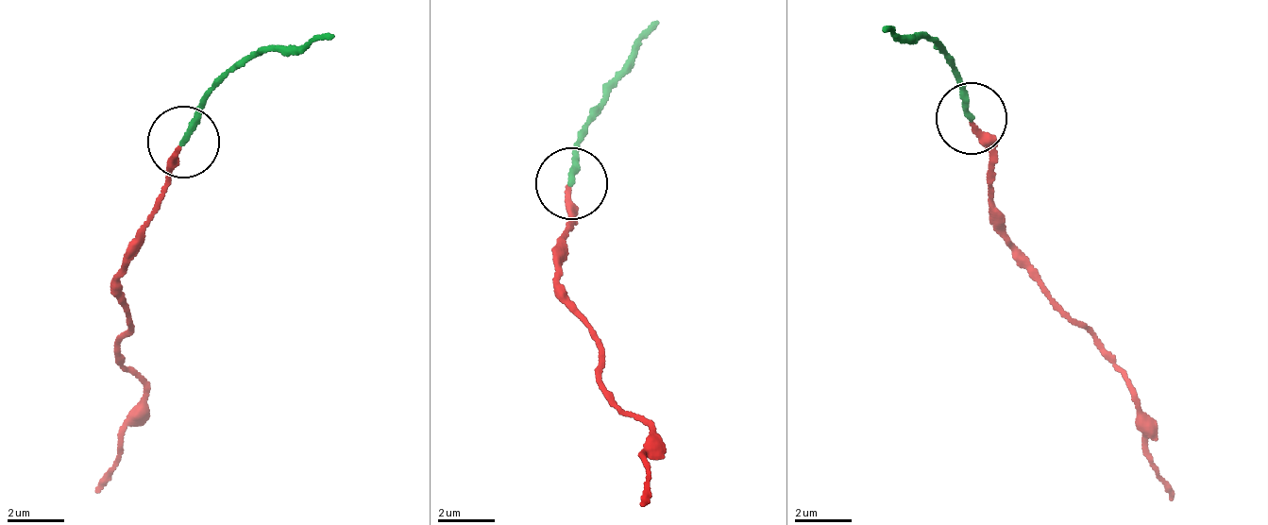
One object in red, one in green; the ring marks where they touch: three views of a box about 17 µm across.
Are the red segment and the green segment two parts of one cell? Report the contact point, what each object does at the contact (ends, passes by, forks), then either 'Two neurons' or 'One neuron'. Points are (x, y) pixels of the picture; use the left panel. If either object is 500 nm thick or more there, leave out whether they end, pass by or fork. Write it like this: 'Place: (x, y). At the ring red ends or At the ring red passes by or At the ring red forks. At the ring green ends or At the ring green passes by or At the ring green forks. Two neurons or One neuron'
Place: (183, 142). At the ring red ends. At the ring green ends. Two neurons

